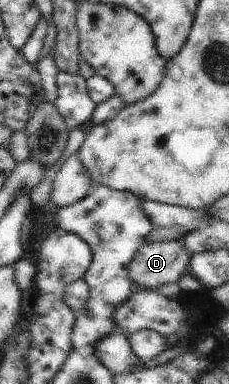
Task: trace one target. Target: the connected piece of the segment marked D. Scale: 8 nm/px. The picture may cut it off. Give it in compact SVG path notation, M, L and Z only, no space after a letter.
M169 240L143 244L135 253L129 265L129 279L132 279L141 289L161 291L161 286L178 282L187 273L193 253L185 249L182 240Z

